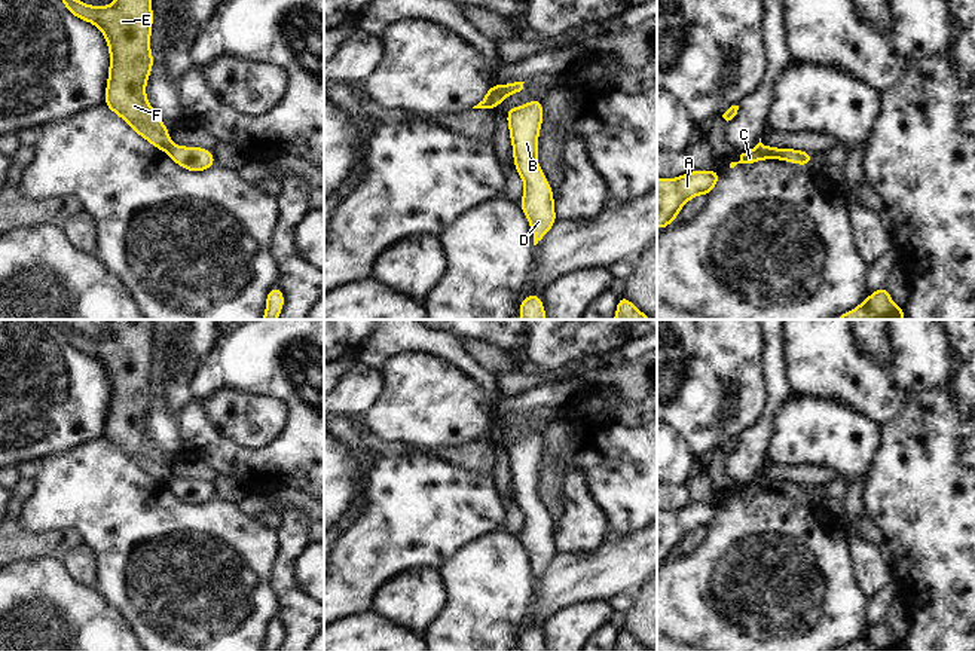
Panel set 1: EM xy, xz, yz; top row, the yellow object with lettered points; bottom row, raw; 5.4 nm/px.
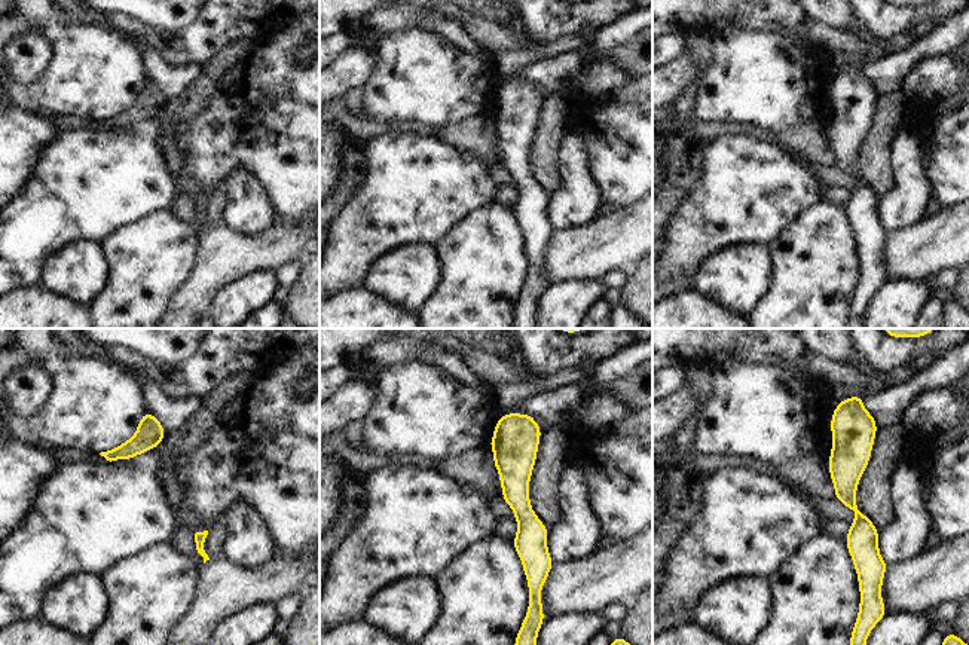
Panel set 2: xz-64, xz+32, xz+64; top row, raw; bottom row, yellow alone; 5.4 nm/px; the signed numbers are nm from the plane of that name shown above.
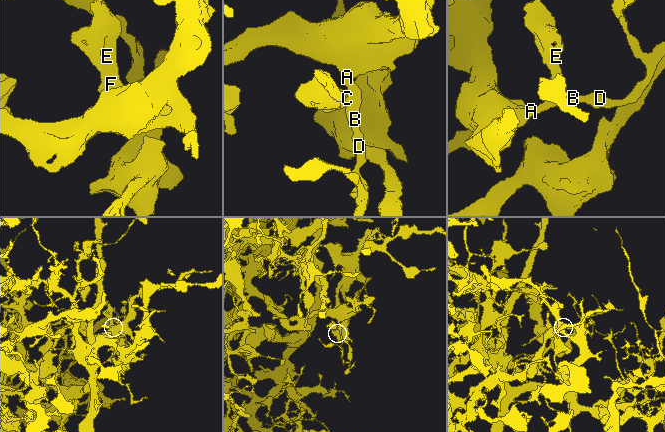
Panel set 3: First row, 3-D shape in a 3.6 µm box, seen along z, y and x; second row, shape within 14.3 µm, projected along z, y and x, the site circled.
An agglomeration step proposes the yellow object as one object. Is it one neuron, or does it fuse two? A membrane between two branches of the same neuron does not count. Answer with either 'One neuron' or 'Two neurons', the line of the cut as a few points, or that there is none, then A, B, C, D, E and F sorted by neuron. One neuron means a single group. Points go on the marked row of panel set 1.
Two neurons. Split along xz (498, 85), (504, 97). Groups: A B C D / E F

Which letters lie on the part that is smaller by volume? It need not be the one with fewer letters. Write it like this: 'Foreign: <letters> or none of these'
Foreign: E, F

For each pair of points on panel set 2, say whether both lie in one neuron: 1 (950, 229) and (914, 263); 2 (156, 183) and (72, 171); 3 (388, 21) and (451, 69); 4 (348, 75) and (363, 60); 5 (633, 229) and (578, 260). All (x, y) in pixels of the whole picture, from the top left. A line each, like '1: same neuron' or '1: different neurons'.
1: same neuron
2: same neuron
3: different neurons
4: same neuron
5: same neuron

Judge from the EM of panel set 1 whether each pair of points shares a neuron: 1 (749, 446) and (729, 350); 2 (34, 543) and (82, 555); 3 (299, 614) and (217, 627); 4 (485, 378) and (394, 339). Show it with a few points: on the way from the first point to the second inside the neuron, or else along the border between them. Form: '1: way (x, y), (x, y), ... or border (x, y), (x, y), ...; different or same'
1: border (766, 399), (760, 418), (737, 437); different
2: border (82, 541), (72, 547), (61, 559); different
3: border (271, 583), (277, 598), (277, 617); different
4: way (462, 363), (442, 344), (416, 339); same

